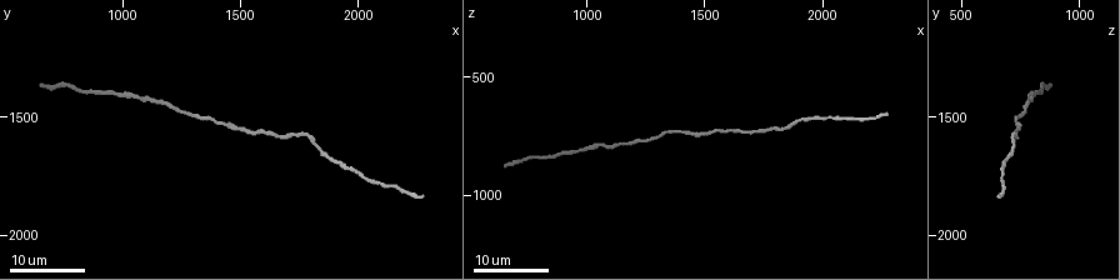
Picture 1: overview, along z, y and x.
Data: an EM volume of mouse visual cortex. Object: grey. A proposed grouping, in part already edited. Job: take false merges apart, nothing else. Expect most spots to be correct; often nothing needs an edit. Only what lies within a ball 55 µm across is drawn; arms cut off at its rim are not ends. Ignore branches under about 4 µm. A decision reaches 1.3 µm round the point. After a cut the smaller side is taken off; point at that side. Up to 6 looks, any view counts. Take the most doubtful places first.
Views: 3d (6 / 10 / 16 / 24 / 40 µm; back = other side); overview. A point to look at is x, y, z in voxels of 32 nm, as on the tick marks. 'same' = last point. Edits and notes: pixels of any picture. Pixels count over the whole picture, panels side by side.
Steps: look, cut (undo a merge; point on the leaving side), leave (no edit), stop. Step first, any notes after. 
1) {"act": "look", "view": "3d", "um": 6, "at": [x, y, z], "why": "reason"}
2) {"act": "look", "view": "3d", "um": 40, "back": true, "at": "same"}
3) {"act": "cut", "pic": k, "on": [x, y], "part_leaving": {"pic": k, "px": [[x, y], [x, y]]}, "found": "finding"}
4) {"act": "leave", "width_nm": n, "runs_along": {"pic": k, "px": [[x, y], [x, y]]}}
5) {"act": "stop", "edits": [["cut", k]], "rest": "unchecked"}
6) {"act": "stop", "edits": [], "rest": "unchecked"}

{"act": "look", "view": "3d", "um": 16, "at": [1830, 1620, 720], "why": "narrows sharply"}

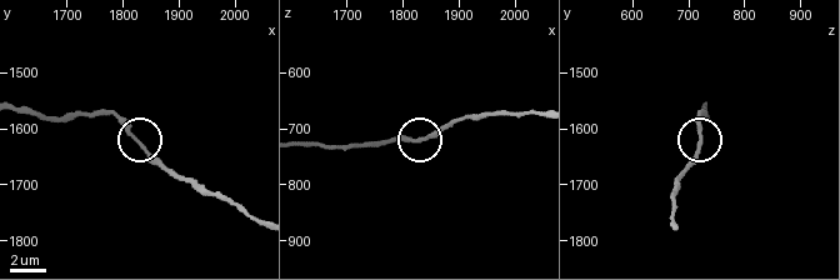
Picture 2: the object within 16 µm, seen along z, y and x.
{"act": "look", "view": "3d", "um": 10, "at": [1825, 1620, 725]}

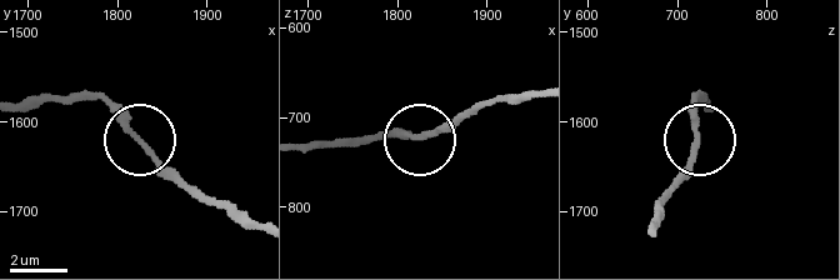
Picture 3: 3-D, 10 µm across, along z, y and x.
{"act": "leave", "width_nm": 210, "runs_along": {"pic": 3, "px": [[305, 144], [428, 136], [468, 118]]}, "found": "continuous, no second neuron"}

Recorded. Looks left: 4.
{"act": "look", "view": "3d", "um": 24, "at": [2040, 1770, 670], "why": "calibre changes"}

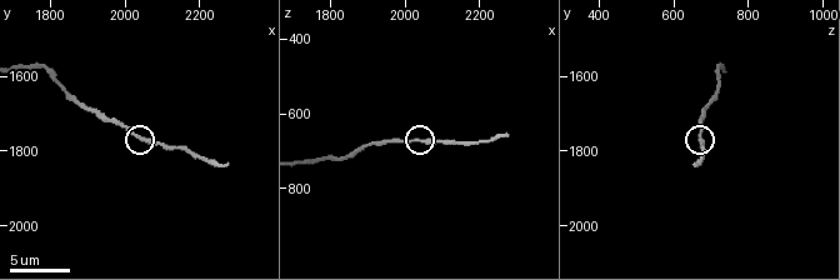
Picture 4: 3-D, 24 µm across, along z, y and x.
{"act": "look", "view": "3d", "um": 10, "at": [2030, 1760, 670]}

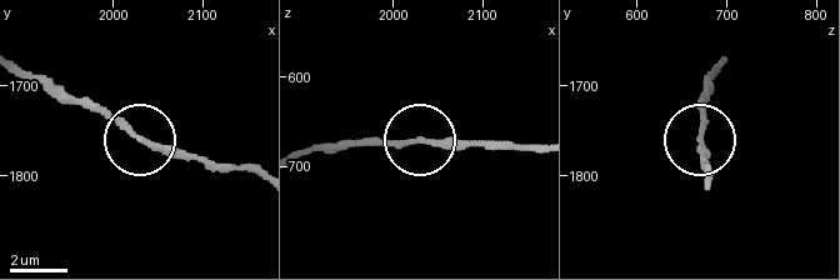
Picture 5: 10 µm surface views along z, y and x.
{"act": "leave", "runs_along": {"pic": 5, "px": [[301, 153], [359, 143], [506, 143]]}, "found": "continuous, no second neuron"}

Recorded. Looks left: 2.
{"act": "look", "view": "3d", "um": 24, "at": [1480, 1550, 740]}

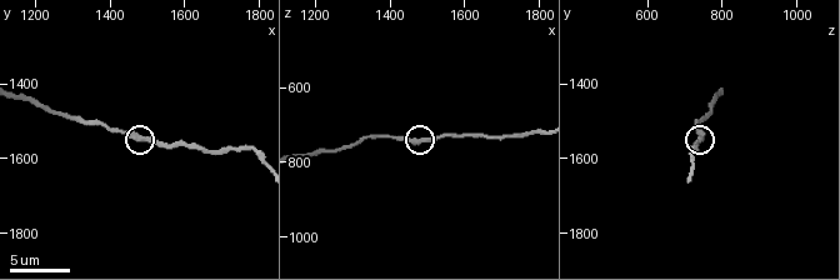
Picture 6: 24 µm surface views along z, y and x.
{"act": "look", "view": "3d", "um": 6, "at": [1480, 1540, 750]}

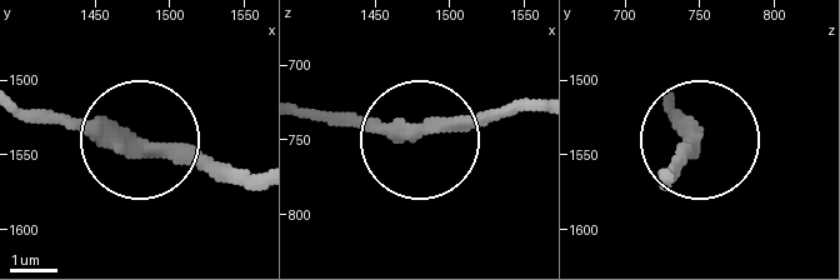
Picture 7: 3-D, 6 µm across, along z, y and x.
{"act": "leave", "width_nm": 340, "runs_along": {"pic": 7, "px": [[123, 149], [190, 149], [250, 173]]}, "found": "continuous, no second neuron"}

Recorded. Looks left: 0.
{"act": "stop", "edits": [], "rest": "unchecked"}

